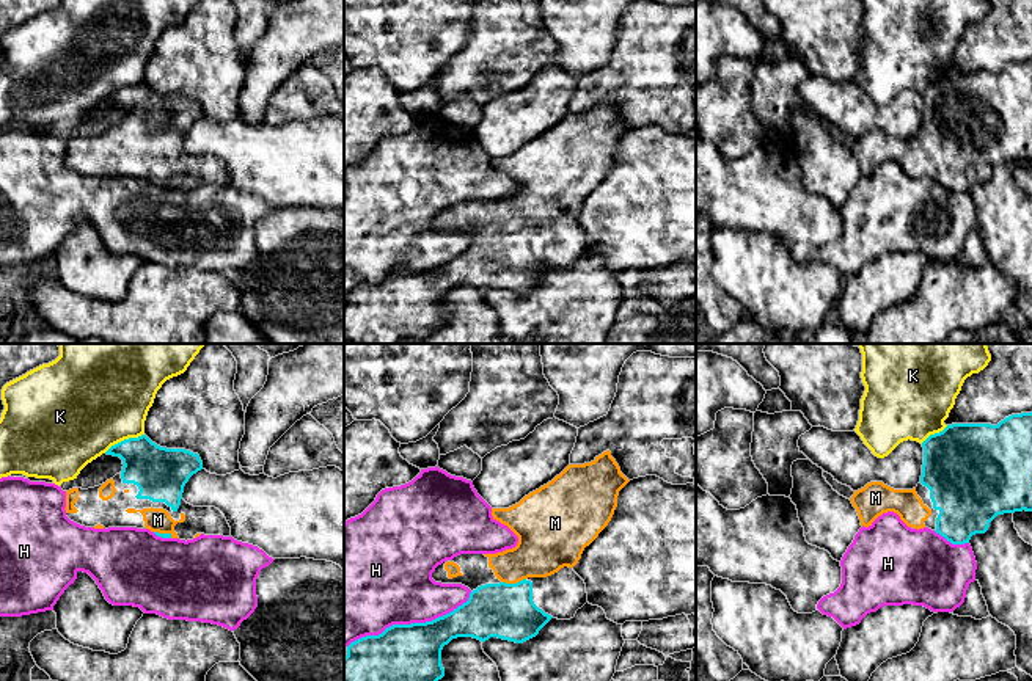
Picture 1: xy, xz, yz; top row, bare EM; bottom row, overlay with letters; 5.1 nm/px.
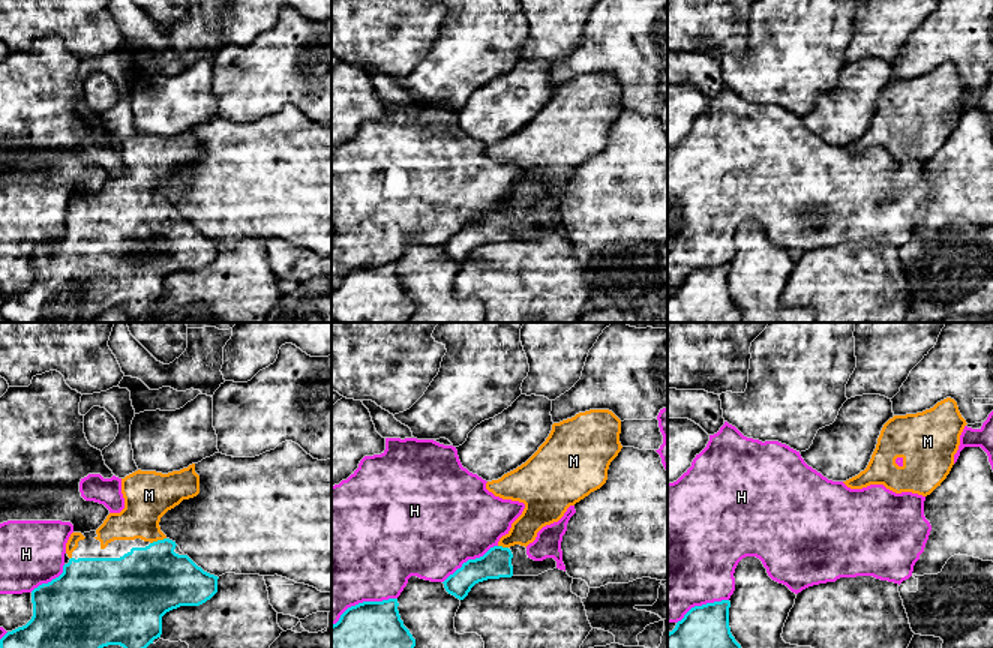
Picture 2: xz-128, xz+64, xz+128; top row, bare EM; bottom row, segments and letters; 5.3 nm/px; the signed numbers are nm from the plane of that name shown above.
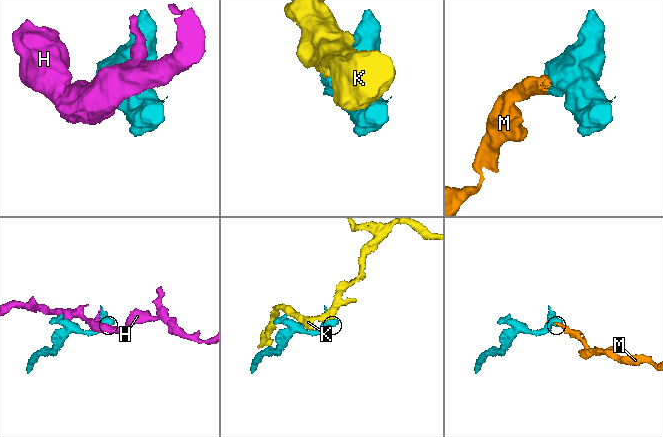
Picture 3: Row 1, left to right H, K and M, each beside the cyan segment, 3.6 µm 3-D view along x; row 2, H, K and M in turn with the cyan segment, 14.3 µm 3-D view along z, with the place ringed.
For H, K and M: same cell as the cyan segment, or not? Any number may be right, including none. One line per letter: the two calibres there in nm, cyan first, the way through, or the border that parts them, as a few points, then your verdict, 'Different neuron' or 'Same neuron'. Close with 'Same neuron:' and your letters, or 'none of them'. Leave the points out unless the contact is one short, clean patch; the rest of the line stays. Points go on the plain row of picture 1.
H: Thickness 380 nm (cyan) against 440 nm. Different neuron
K: Thickness 260 nm (cyan) against 500 nm. Different neuron
M: Thickness 280 nm (cyan) against 280 nm. Same neuron
Same neuron: M

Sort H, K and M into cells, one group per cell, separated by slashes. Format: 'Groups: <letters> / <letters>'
Groups: H / K / M

